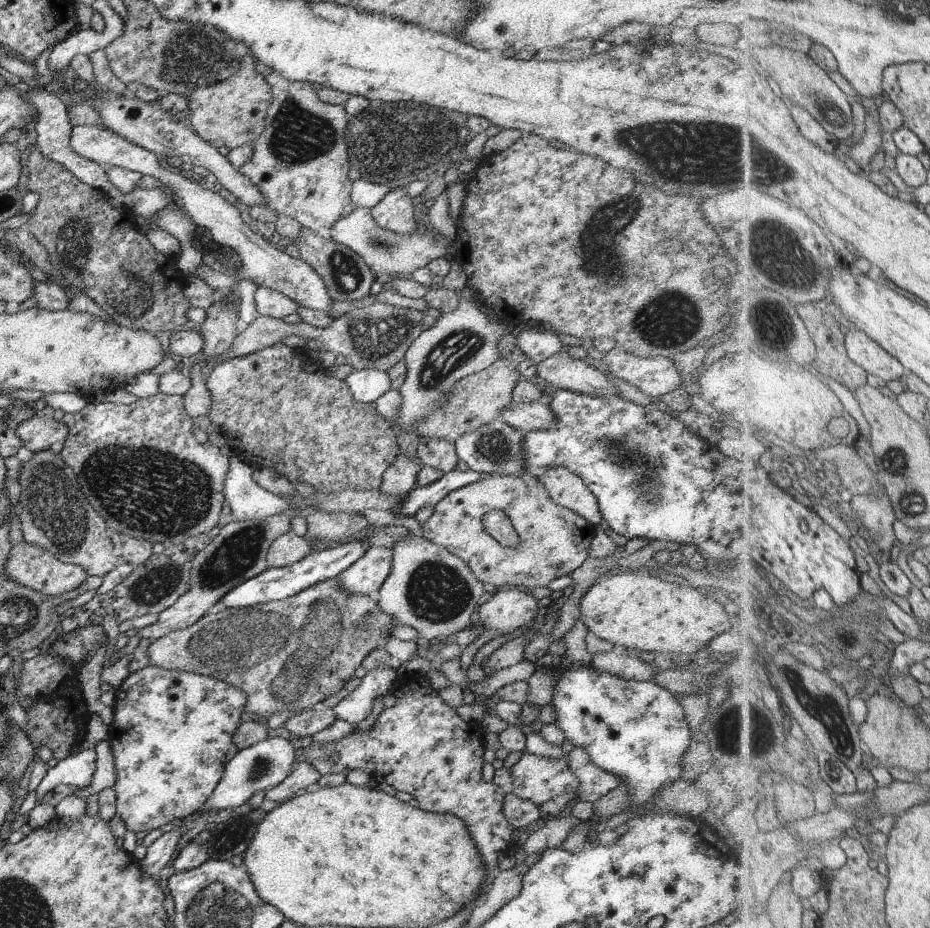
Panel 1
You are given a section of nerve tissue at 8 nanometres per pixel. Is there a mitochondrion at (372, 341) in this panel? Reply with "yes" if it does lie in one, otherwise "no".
yes

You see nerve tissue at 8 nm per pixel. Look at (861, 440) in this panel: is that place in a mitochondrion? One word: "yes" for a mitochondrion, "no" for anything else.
no

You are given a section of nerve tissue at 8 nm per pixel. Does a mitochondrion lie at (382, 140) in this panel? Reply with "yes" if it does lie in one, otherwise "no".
yes

